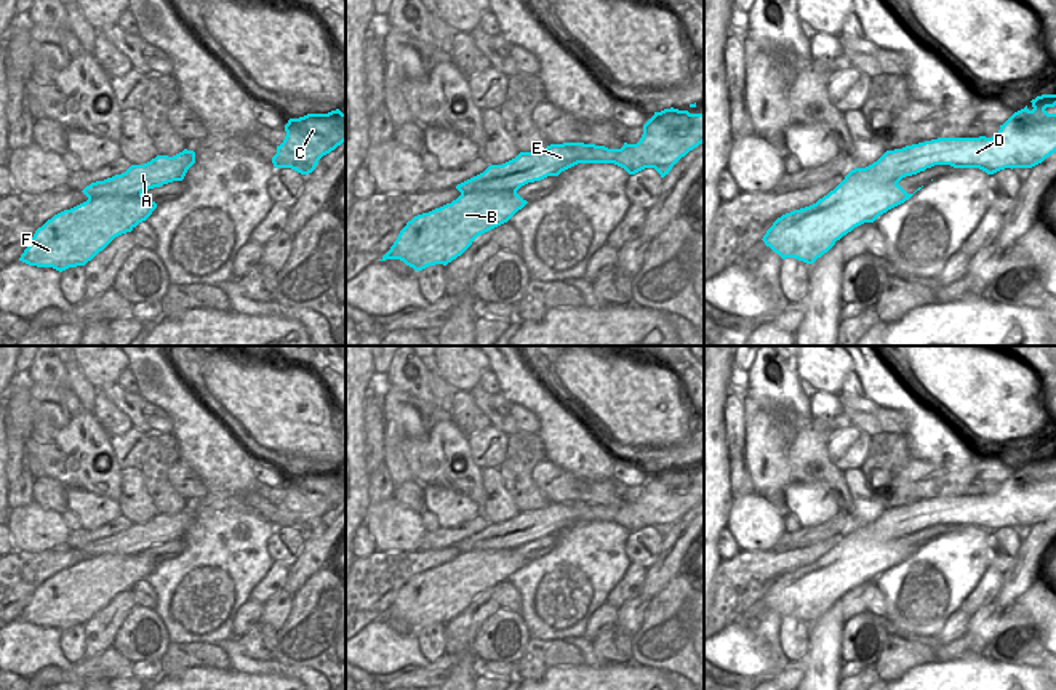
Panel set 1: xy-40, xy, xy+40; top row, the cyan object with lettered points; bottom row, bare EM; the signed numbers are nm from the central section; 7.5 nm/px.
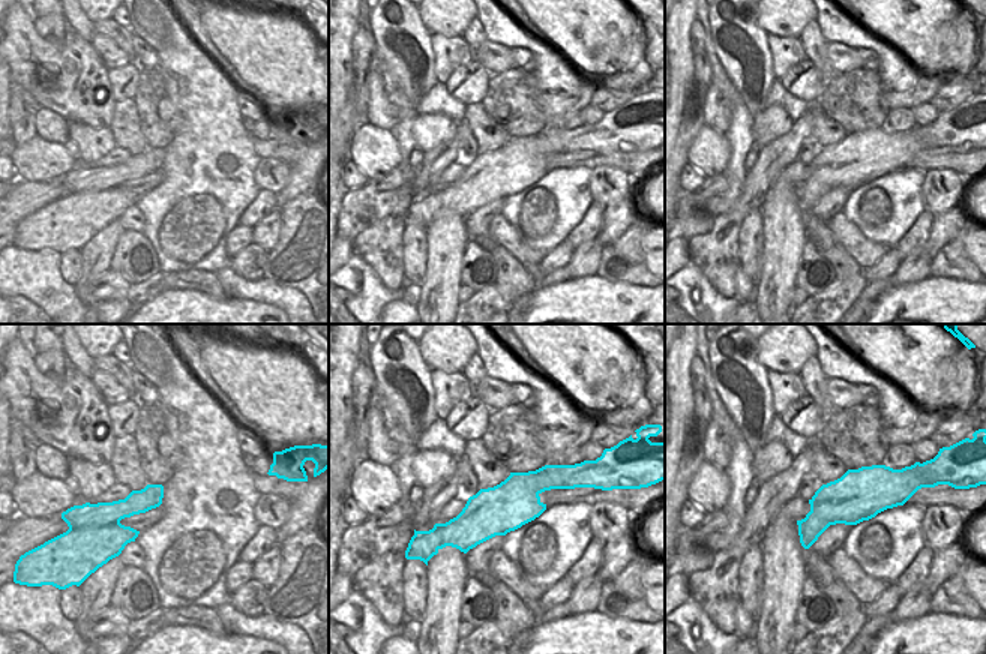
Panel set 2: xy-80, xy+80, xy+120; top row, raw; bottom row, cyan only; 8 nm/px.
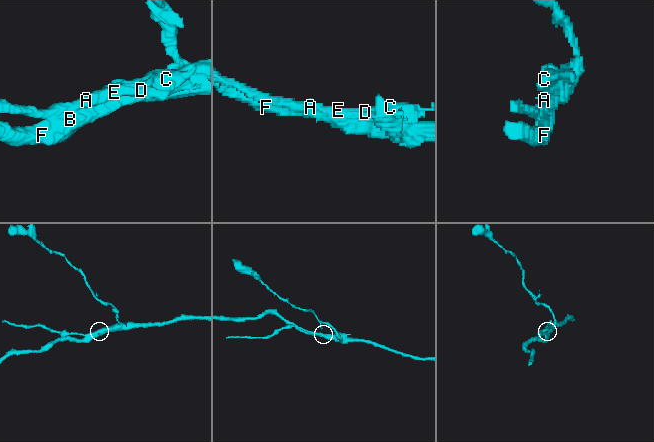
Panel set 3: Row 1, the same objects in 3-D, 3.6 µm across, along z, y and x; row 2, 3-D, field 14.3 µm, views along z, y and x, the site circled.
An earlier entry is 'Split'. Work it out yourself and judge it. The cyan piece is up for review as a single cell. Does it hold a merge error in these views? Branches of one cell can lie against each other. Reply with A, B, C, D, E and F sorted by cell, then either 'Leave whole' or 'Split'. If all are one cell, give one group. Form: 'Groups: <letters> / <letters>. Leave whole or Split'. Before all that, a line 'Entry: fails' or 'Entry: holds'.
Entry: fails
Groups: A B C D E F. Leave whole

